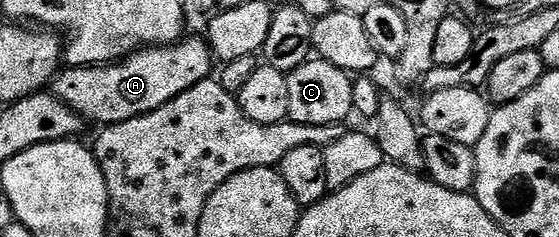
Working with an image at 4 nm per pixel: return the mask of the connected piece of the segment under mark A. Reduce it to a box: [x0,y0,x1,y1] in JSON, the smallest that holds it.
[52,35,211,127]

